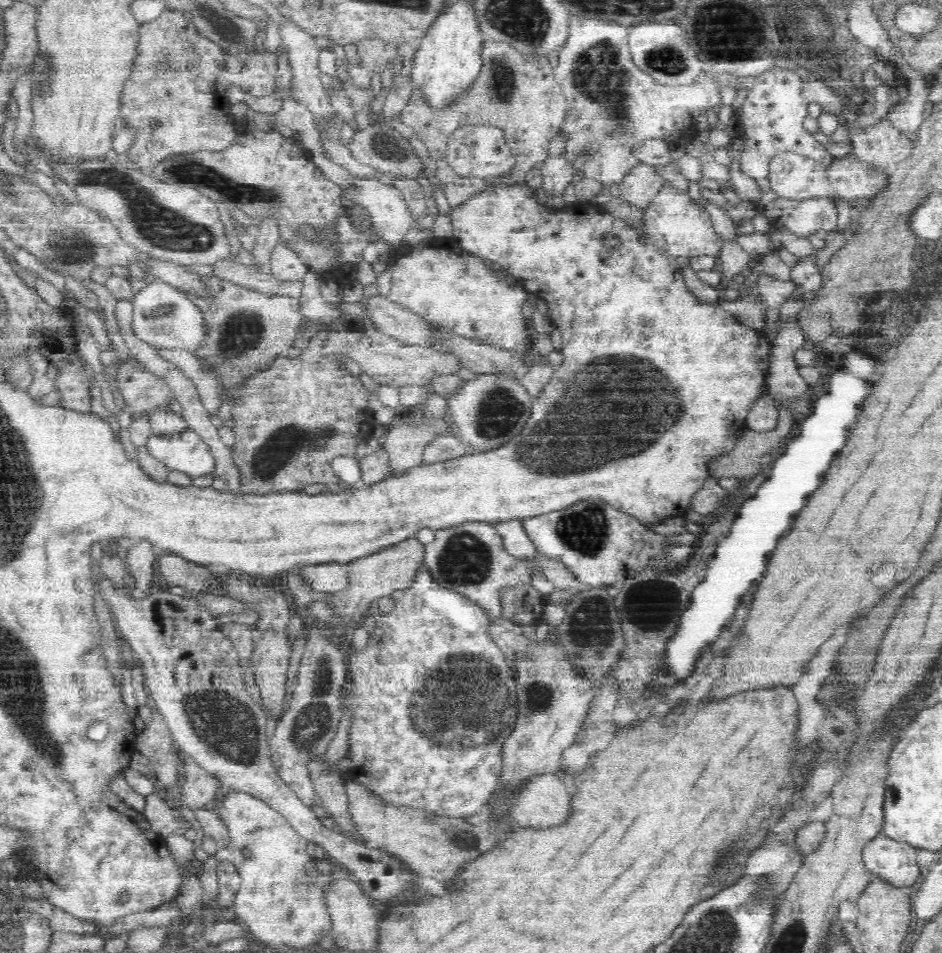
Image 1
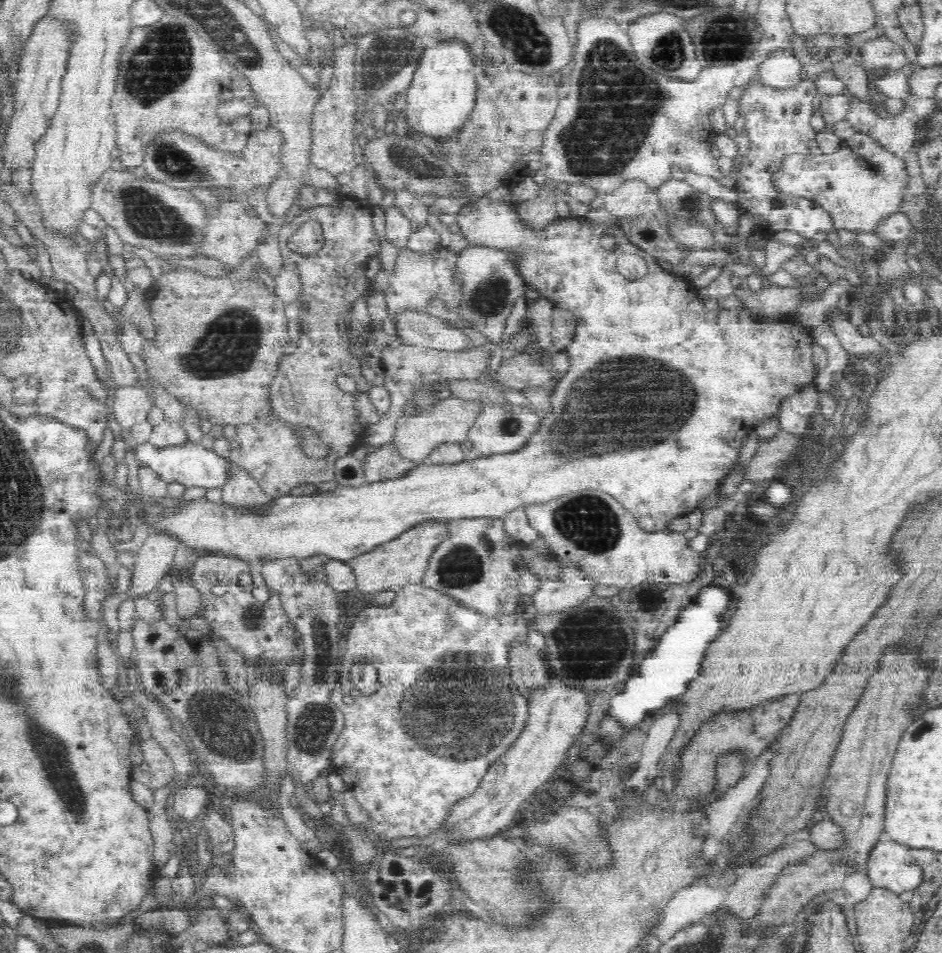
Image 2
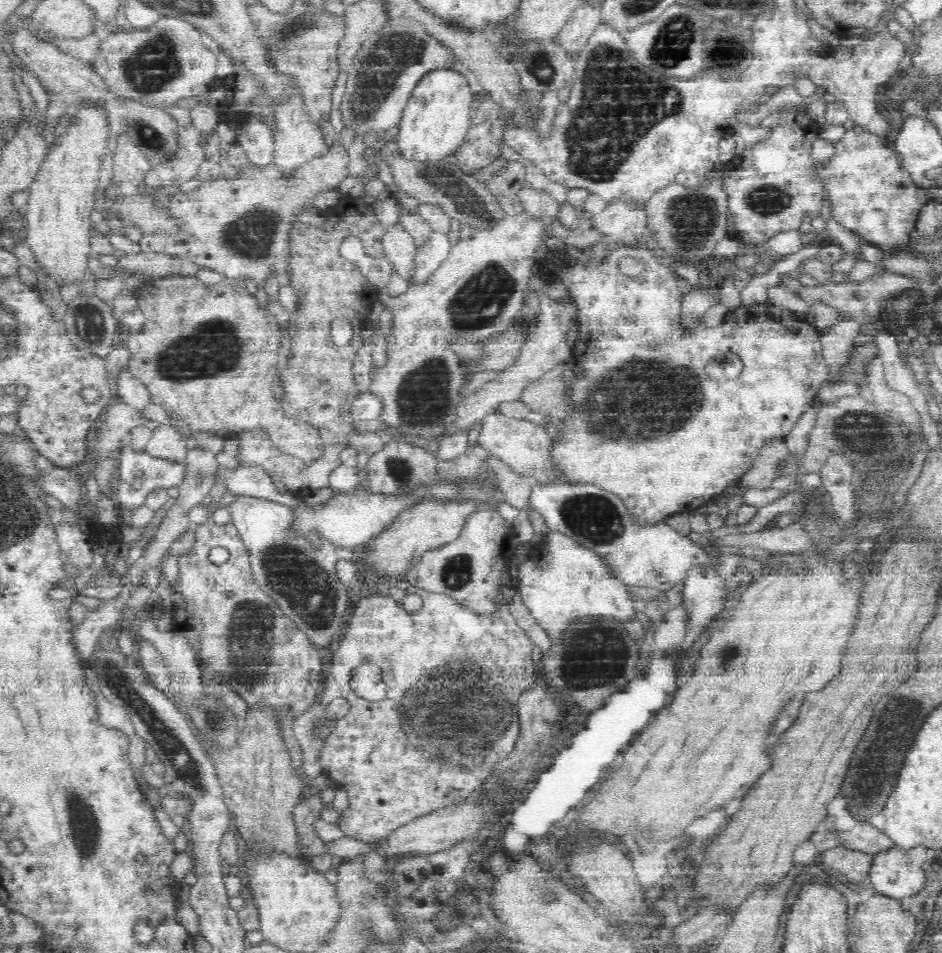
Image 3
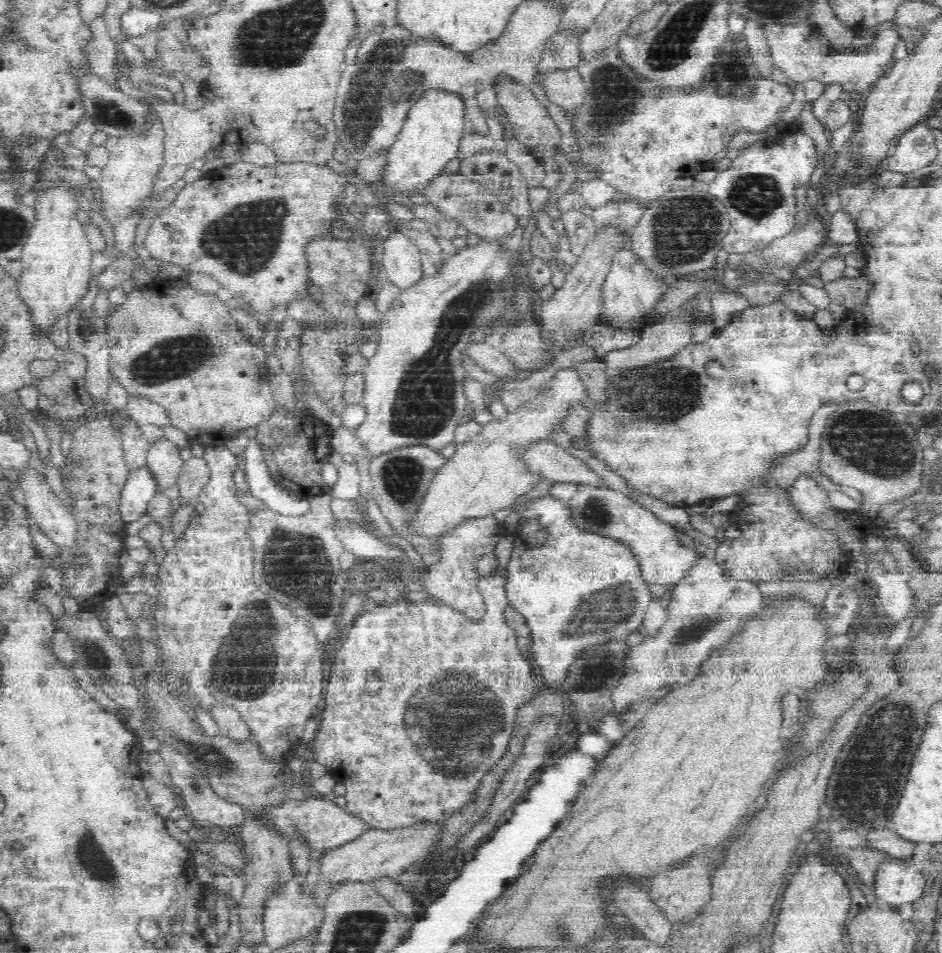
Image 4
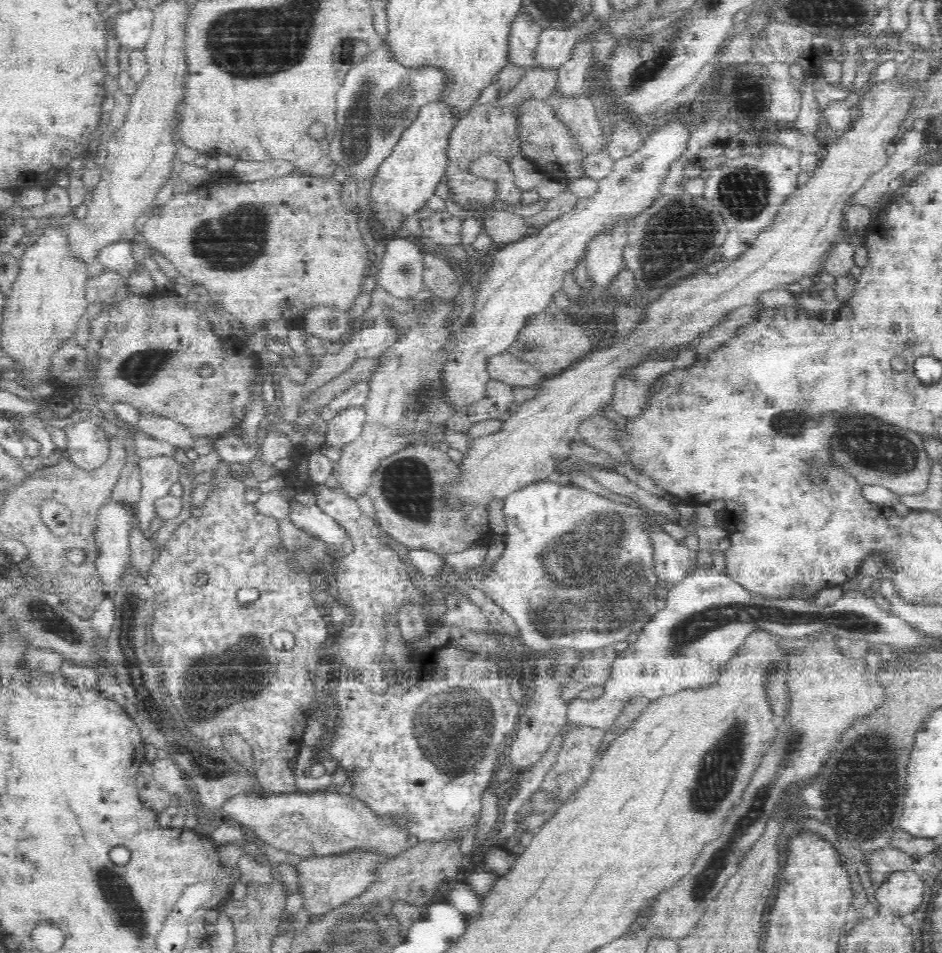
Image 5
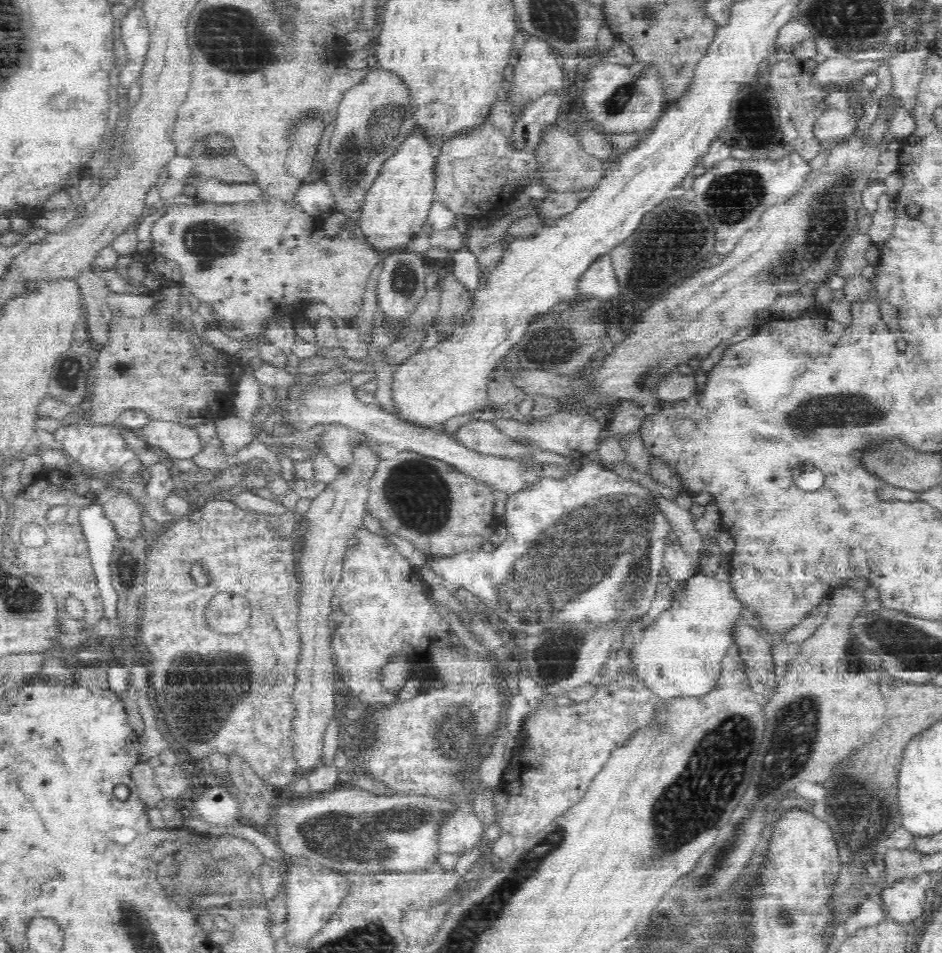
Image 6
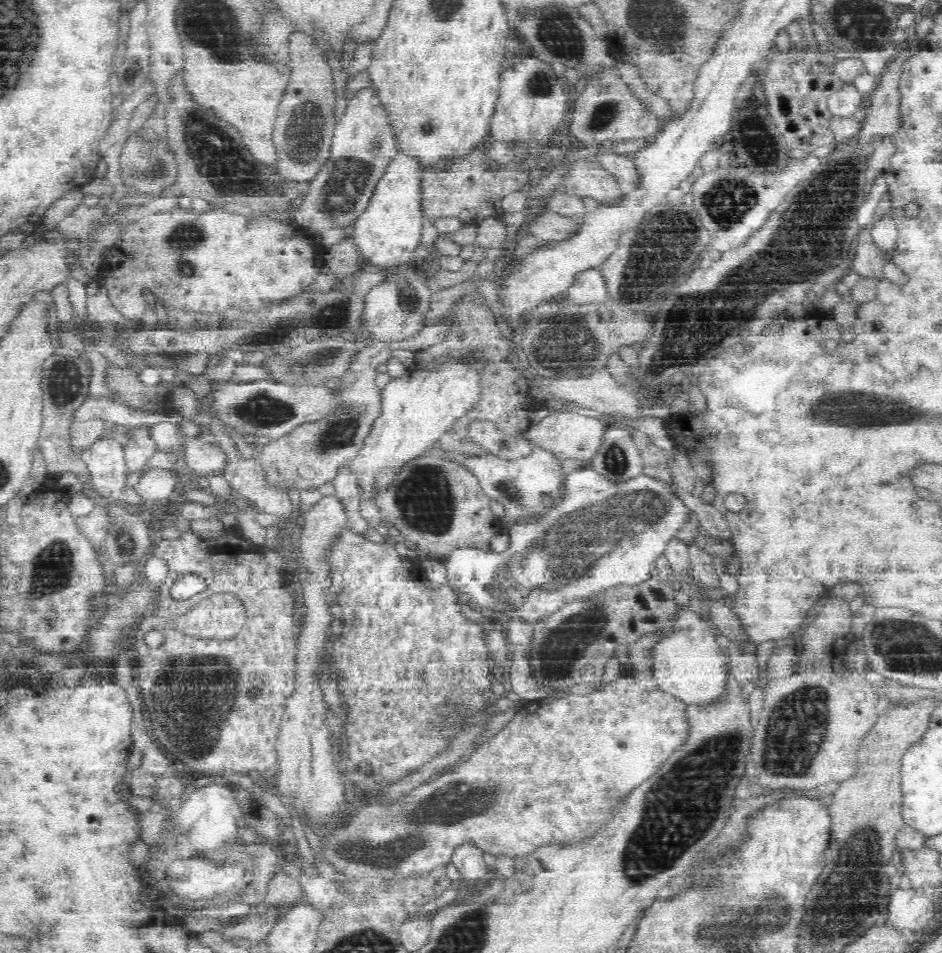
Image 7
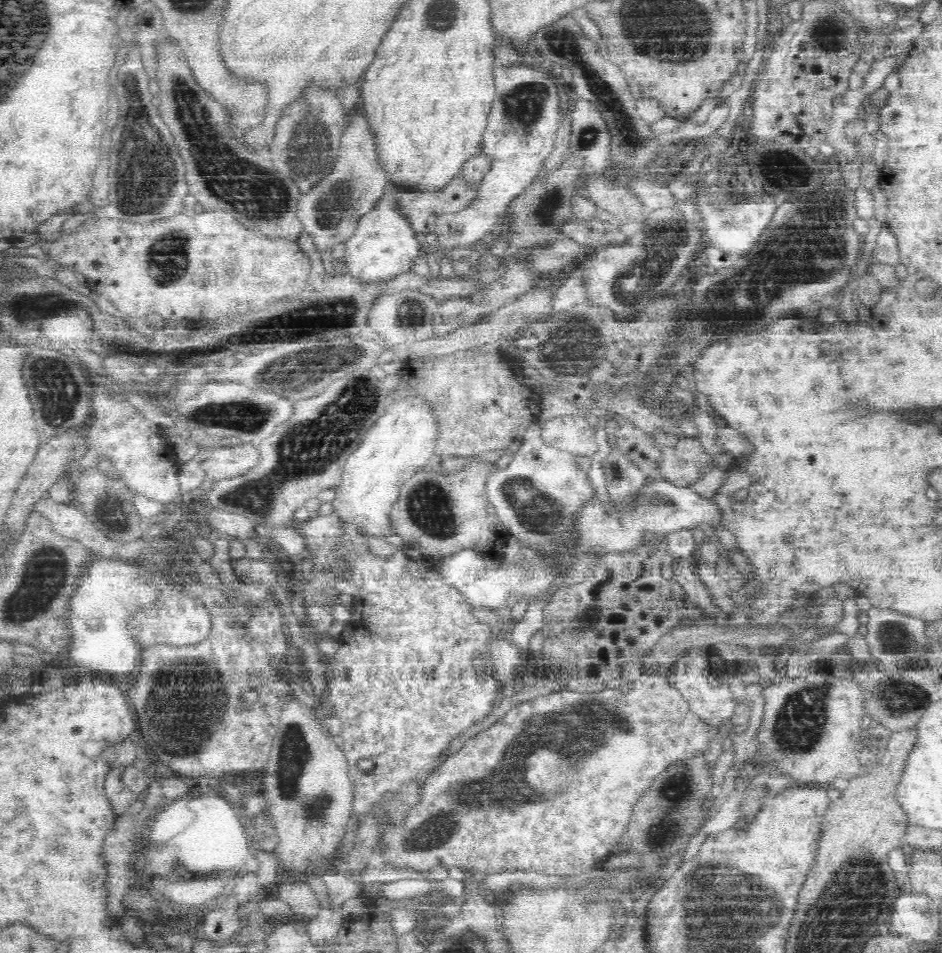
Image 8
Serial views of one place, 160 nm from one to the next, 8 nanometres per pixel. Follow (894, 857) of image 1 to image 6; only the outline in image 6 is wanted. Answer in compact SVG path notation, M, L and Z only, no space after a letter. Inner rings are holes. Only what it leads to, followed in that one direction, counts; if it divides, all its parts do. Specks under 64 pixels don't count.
M902 879L893 885L880 887L884 910L894 922L908 926L922 920L926 910L926 892L916 879Z

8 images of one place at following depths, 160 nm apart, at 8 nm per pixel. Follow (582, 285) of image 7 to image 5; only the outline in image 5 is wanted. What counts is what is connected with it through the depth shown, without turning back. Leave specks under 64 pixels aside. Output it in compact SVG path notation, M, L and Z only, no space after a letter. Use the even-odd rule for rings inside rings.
M614 228L614 234L602 235L590 244L585 254L585 266L593 286L608 291L614 279L624 270L621 256L626 232L628 228Z

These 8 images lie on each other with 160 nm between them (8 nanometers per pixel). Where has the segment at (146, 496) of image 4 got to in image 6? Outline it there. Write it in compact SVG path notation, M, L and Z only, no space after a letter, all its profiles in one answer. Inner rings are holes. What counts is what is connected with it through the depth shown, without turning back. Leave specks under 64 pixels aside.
M100 499L90 501L77 515L83 536L89 548L91 565L100 588L104 620L116 622L119 618L119 594L114 589L111 556L118 537L110 522L104 518Z

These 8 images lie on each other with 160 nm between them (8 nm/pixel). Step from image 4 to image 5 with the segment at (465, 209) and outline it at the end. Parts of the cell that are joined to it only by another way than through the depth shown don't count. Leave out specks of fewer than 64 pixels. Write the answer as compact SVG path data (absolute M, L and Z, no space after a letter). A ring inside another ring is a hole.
M470 210L476 218L483 221L483 230L493 239L494 244L506 245L520 240L533 231L526 225L526 217L509 213L508 210L494 211L485 215L476 210Z

